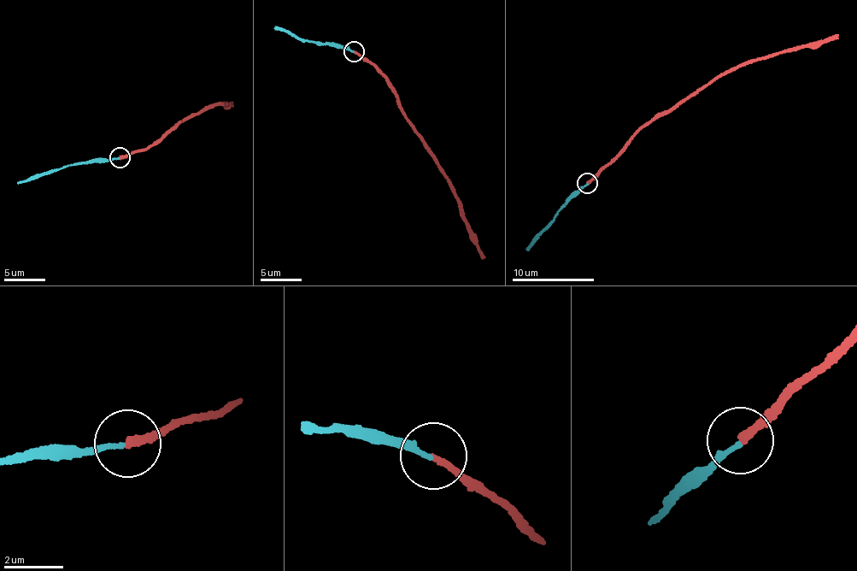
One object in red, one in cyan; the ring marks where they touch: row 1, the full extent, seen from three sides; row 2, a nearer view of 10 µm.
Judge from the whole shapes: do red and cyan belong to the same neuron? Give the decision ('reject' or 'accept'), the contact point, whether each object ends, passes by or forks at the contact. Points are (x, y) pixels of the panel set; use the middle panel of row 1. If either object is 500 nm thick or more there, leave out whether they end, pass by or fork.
accept | (354, 51) | red ends | cyan ends

